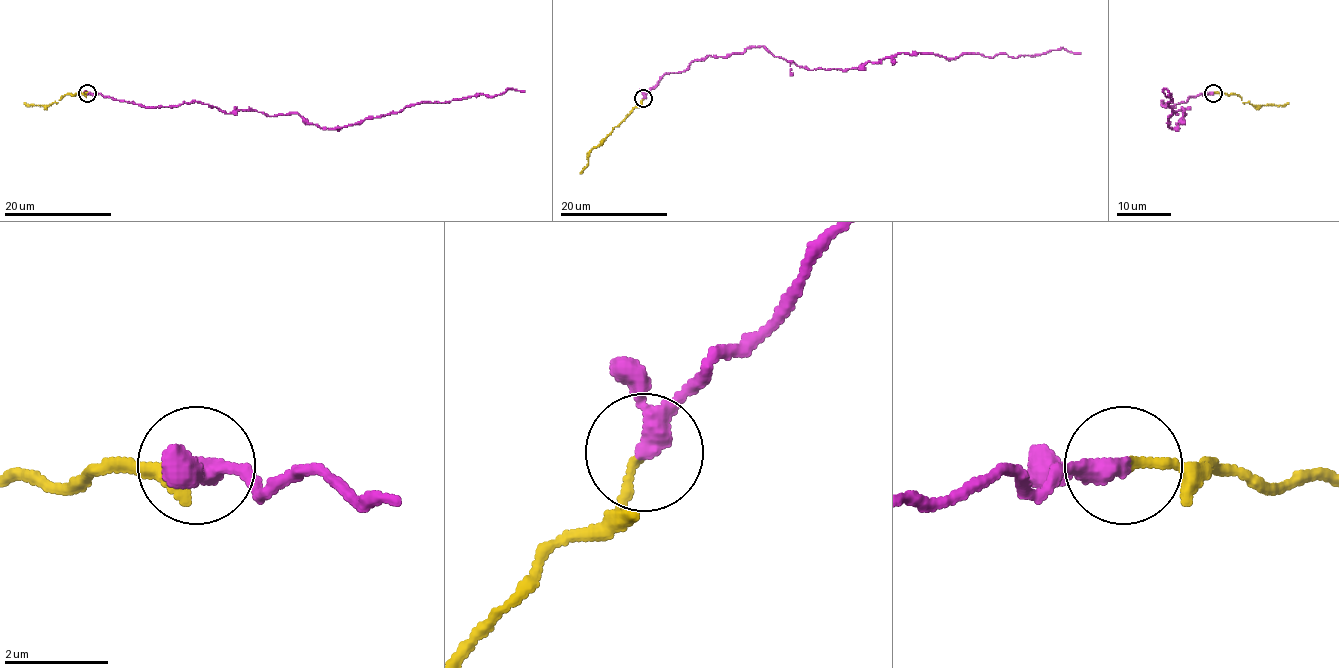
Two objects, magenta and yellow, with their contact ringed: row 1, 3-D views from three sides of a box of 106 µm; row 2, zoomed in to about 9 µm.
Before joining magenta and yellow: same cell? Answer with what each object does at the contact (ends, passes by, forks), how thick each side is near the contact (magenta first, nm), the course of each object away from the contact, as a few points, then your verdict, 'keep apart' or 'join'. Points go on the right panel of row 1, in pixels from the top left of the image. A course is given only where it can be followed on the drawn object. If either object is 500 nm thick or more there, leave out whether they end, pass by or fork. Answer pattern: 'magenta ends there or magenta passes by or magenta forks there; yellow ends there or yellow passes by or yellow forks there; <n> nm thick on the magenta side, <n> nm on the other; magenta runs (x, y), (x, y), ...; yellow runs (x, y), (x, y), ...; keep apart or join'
magenta passes by; yellow ends there; 280 nm thick on the magenta side, 170 nm on the other; magenta runs (1213, 93), (1174, 106), (1162, 101), (1174, 113), (1185, 111), (1173, 128), (1173, 100), (1163, 90), (1169, 92); yellow runs (1214, 92), (1237, 94), (1243, 102), (1253, 105), (1288, 102); join

